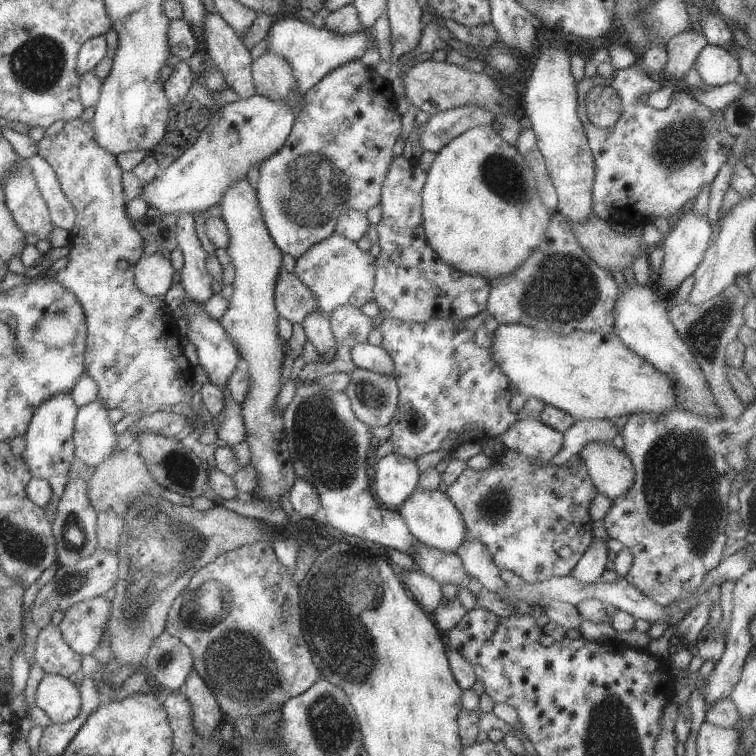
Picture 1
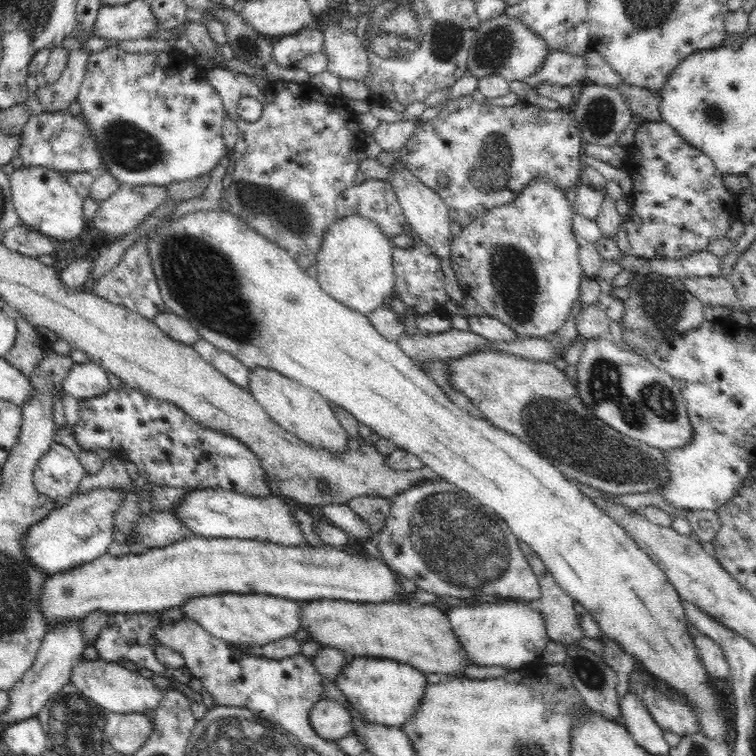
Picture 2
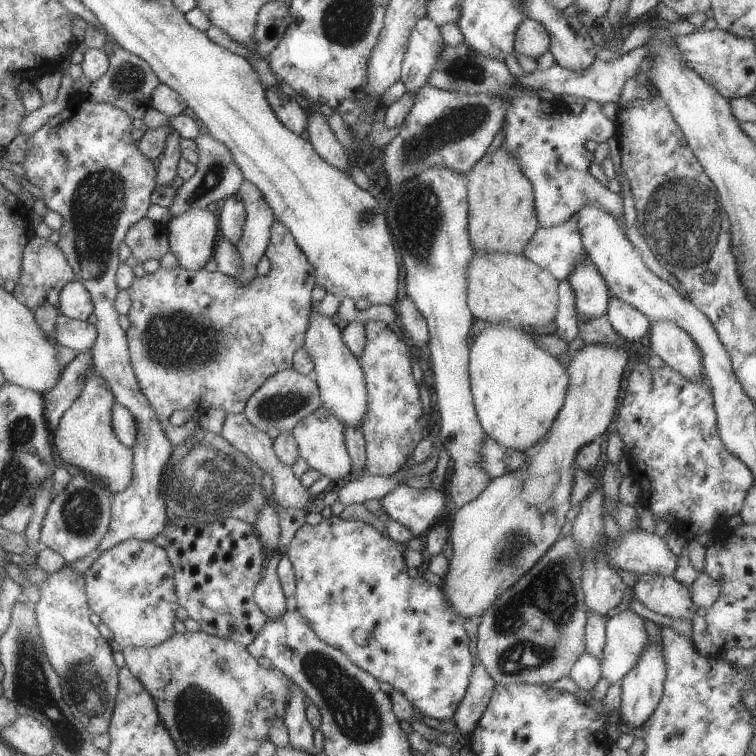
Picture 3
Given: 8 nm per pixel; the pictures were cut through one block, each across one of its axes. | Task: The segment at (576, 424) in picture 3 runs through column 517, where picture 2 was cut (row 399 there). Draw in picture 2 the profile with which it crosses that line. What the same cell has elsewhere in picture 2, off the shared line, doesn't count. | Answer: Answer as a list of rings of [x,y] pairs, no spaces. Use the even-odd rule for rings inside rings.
[[[493,348],[448,360],[451,364],[450,385],[462,392],[482,412],[484,419],[528,444],[566,478],[608,494],[654,492],[668,484],[666,453],[656,446],[624,436],[598,419],[583,405],[577,386],[570,384],[565,372],[558,370],[553,363],[530,361]]]

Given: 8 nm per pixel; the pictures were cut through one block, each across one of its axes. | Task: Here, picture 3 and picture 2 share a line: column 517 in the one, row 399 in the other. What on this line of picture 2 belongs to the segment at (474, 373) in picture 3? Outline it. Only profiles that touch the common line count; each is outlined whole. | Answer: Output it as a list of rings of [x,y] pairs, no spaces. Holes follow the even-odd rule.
[[[225,206],[220,209],[190,211],[177,219],[172,219],[167,225],[160,227],[155,233],[151,234],[147,247],[150,262],[161,290],[161,297],[168,310],[190,321],[191,325],[199,332],[200,337],[220,350],[229,351],[234,358],[237,358],[249,369],[254,367],[268,368],[282,374],[285,378],[294,380],[306,386],[306,388],[318,392],[326,401],[342,407],[349,414],[352,414],[352,417],[357,418],[358,422],[370,427],[372,432],[396,444],[397,448],[415,454],[424,465],[438,473],[444,481],[467,493],[472,500],[478,500],[481,504],[496,512],[502,520],[506,521],[506,524],[510,527],[514,536],[517,536],[518,540],[530,545],[530,548],[536,551],[546,568],[553,574],[560,588],[588,610],[604,635],[618,643],[624,653],[633,656],[637,660],[638,668],[648,671],[653,677],[665,682],[672,690],[675,690],[687,700],[691,709],[697,714],[701,733],[706,738],[710,740],[728,738],[728,730],[730,730],[728,724],[730,722],[724,715],[724,704],[718,698],[720,696],[718,690],[713,685],[710,685],[710,676],[706,673],[704,663],[700,661],[694,639],[688,633],[689,624],[688,619],[686,619],[686,611],[684,611],[684,605],[682,605],[682,599],[680,599],[681,596],[676,587],[668,580],[666,573],[636,544],[636,541],[624,530],[624,527],[608,517],[608,514],[605,514],[599,507],[596,507],[596,504],[590,498],[580,492],[575,482],[566,478],[553,463],[540,456],[532,447],[516,436],[497,428],[484,418],[476,418],[463,412],[421,370],[421,367],[404,353],[397,341],[384,338],[375,329],[367,316],[360,314],[357,310],[348,308],[345,304],[326,294],[318,284],[317,279],[308,276],[288,251],[258,234],[252,227],[248,226],[246,221],[242,221],[242,218],[238,217],[238,215],[230,213]]]

